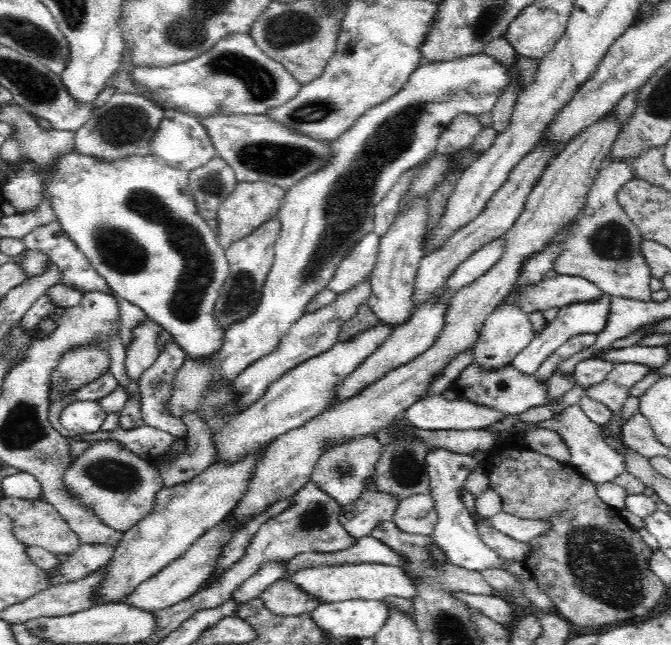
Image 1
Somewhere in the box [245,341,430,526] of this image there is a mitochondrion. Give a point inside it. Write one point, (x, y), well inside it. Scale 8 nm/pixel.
(406, 469)

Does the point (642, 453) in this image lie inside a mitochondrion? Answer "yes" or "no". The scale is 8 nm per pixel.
no

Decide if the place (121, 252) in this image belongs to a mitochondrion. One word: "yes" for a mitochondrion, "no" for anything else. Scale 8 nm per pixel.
yes

